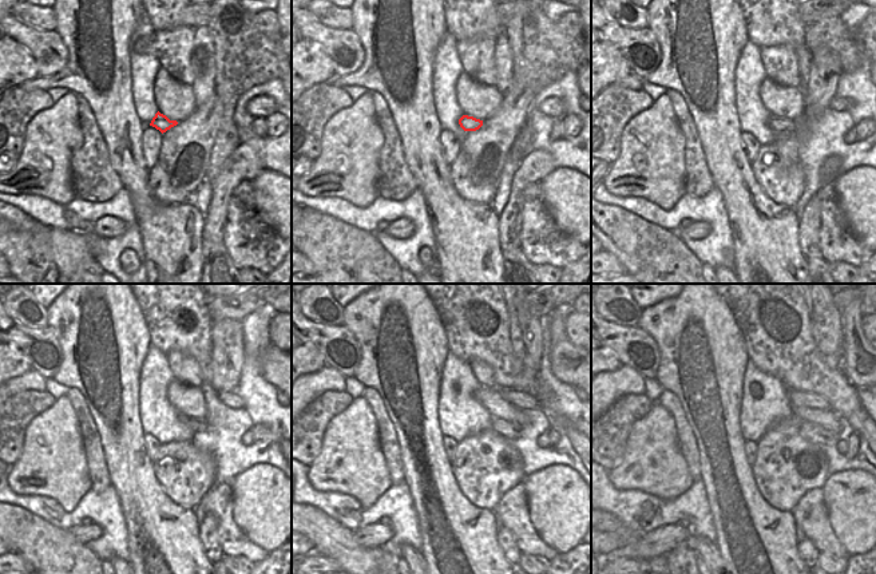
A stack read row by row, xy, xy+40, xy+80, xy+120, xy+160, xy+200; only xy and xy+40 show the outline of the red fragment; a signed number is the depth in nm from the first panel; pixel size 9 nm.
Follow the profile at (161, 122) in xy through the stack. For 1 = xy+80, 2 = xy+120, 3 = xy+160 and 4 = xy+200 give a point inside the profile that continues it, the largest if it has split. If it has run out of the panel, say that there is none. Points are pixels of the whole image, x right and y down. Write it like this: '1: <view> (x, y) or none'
1: xy+80 (776, 123)
2: xy+120 (197, 424)
3: xy+160 (510, 431)
4: xy+200 (811, 431)

